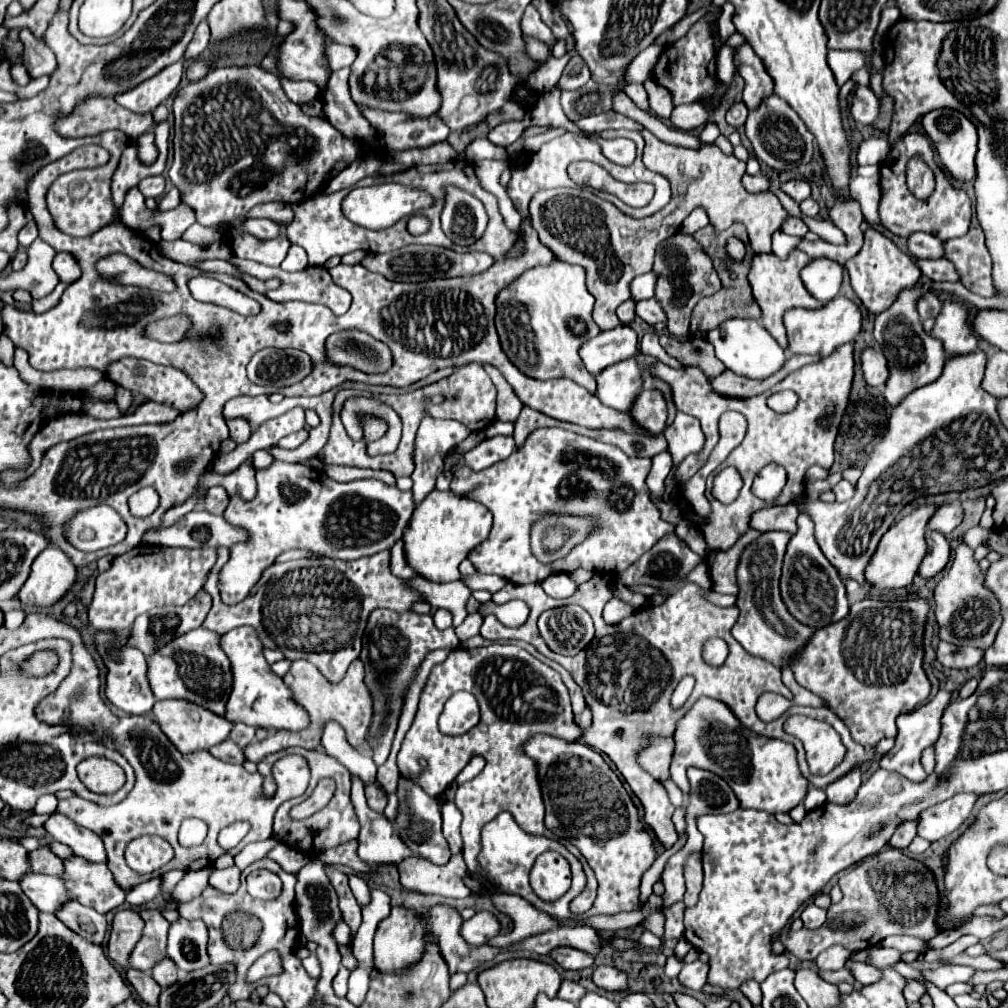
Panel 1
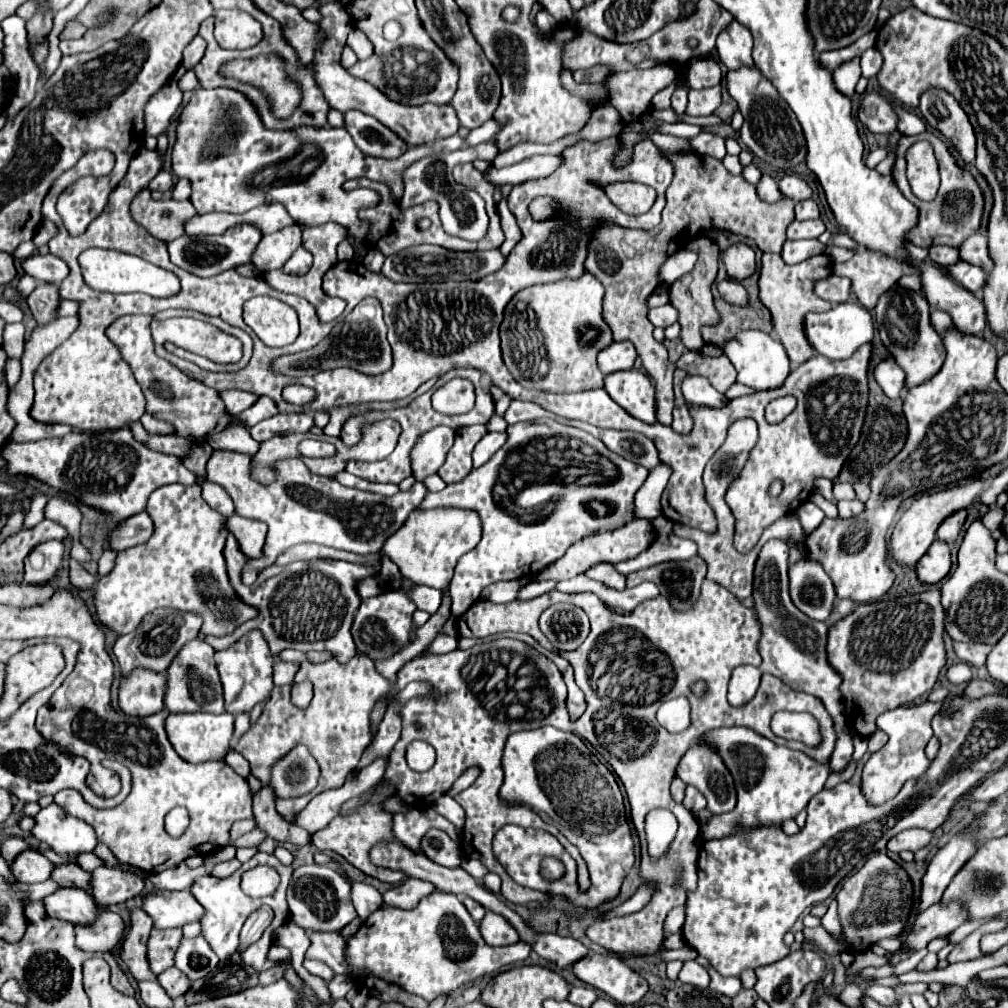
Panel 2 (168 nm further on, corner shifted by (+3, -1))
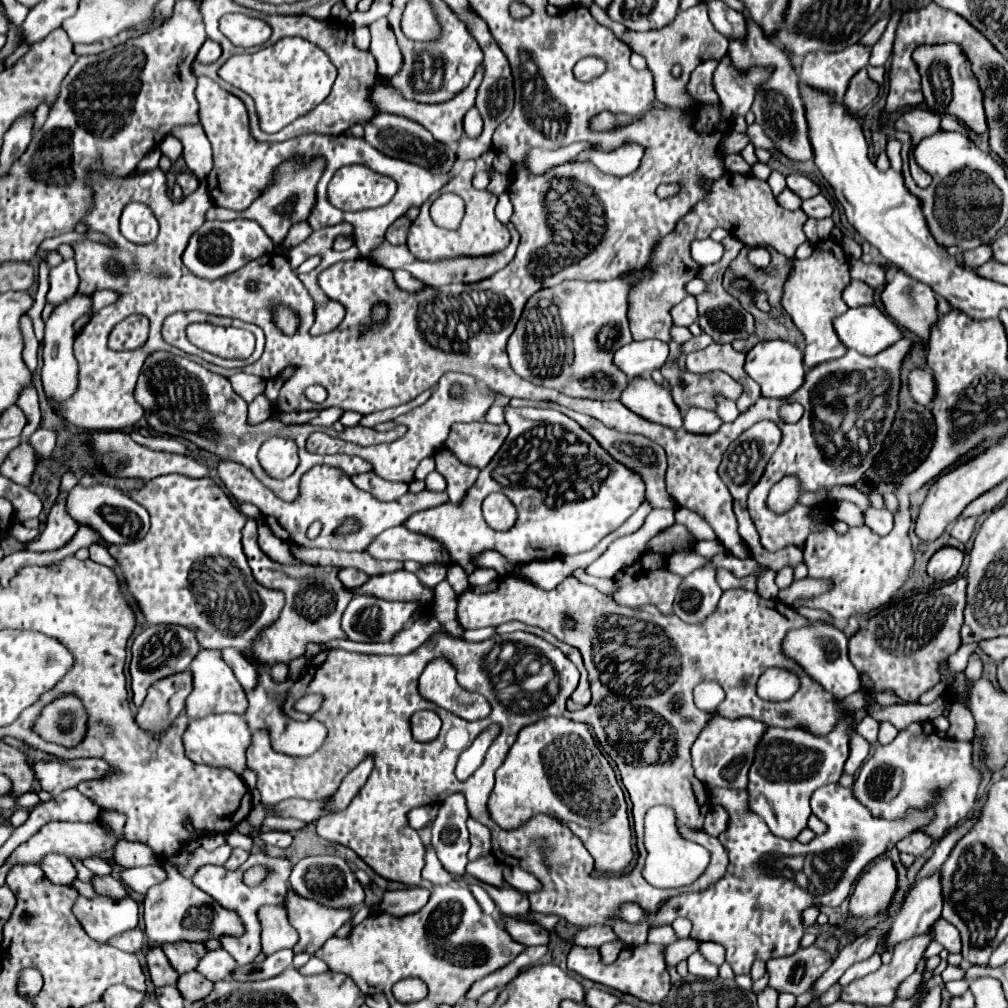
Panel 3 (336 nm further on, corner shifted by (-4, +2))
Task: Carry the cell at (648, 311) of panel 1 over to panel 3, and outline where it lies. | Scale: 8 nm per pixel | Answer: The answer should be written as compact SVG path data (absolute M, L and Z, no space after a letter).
M688 296L682 300L676 308L672 308L672 318L676 326L690 326L692 322L698 320L698 304L694 296Z

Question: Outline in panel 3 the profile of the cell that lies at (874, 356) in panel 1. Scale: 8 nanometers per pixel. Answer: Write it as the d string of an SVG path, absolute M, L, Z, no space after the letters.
M922 368L922 370L914 370L910 374L910 394L922 406L930 406L934 402L936 382L934 382L932 370Z

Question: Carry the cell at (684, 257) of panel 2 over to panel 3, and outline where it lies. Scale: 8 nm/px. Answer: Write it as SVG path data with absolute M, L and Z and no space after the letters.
M712 238L706 240L696 240L692 242L692 258L700 264L700 266L708 266L708 264L716 264L724 254L724 248L720 242L714 242Z

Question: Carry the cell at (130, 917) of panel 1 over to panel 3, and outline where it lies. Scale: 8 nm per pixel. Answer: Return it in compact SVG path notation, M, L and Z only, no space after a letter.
M154 946L150 952L148 952L148 970L150 970L150 976L152 976L152 982L154 986L166 986L166 984L174 984L178 982L180 974L176 974L174 968L170 968L170 962L166 958L166 954L162 952L160 946Z

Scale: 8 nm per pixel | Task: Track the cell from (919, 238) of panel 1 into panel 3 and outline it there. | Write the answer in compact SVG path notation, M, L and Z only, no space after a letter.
M984 244L972 252L964 252L964 264L968 268L980 268L982 264L986 264L990 260L992 260L992 246L990 244Z

